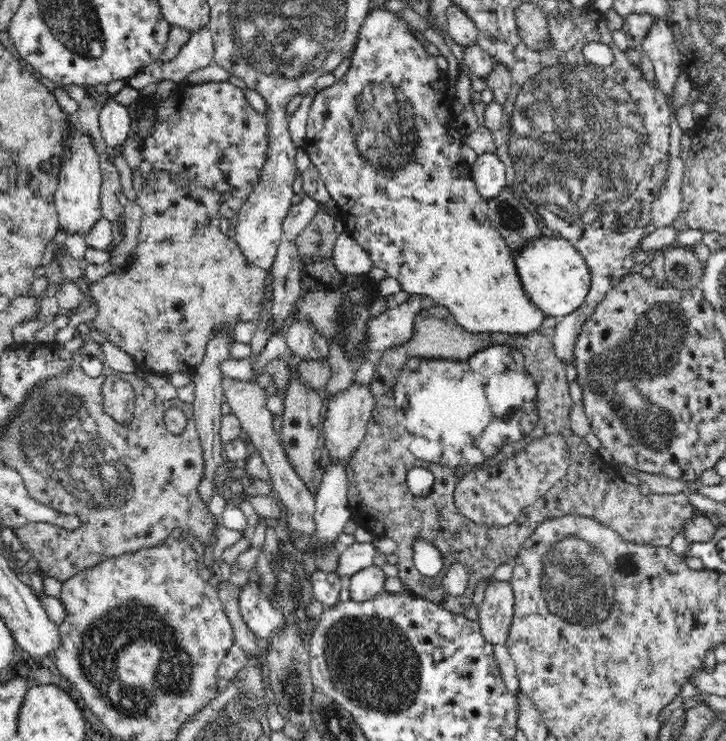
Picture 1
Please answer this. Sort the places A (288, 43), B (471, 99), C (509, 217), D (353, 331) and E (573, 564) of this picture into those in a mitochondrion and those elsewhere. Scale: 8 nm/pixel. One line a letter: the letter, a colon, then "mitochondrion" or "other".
A: mitochondrion
B: other
C: mitochondrion
D: mitochondrion
E: mitochondrion

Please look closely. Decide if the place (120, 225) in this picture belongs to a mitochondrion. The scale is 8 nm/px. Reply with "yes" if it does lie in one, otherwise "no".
no

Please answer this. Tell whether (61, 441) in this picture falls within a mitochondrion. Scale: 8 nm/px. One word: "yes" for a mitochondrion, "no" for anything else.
yes

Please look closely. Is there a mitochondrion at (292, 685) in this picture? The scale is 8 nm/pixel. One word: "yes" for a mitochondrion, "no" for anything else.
yes

